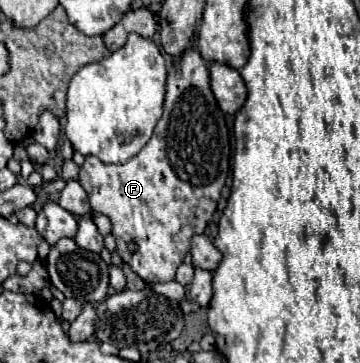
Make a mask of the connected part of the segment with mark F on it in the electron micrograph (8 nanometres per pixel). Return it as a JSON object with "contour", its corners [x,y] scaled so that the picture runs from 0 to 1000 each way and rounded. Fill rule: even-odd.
{"contour":[[[536,127],[497,165],[486,165],[481,187],[469,193],[453,320],[403,408],[331,457],[286,452],[275,435],[242,430],[219,474],[219,501],[247,529],[253,584],[292,590],[308,606],[308,645],[325,661],[325,694],[336,716],[408,777],[475,777],[486,771],[492,733],[508,722],[531,683],[531,656],[542,645],[564,645],[592,584],[603,579],[603,545],[636,479],[636,424],[642,402],[625,320],[592,270],[575,171]],[[364,661],[375,661],[386,678],[375,700],[358,700],[353,689],[353,672]]]}

